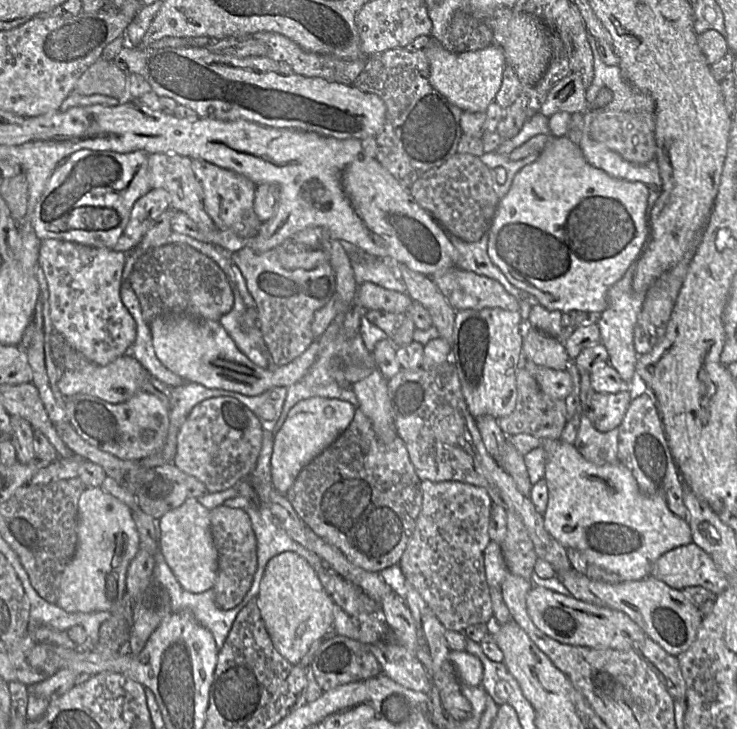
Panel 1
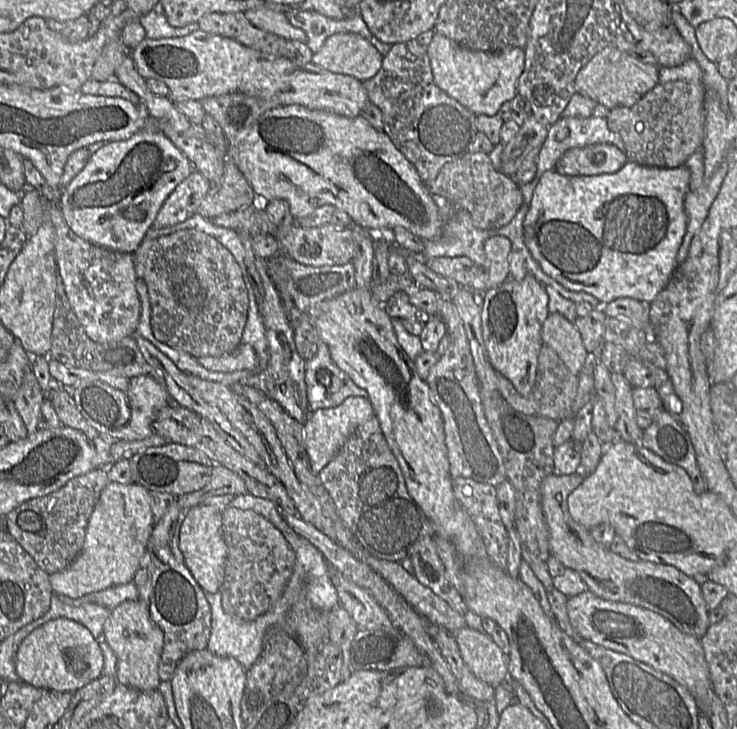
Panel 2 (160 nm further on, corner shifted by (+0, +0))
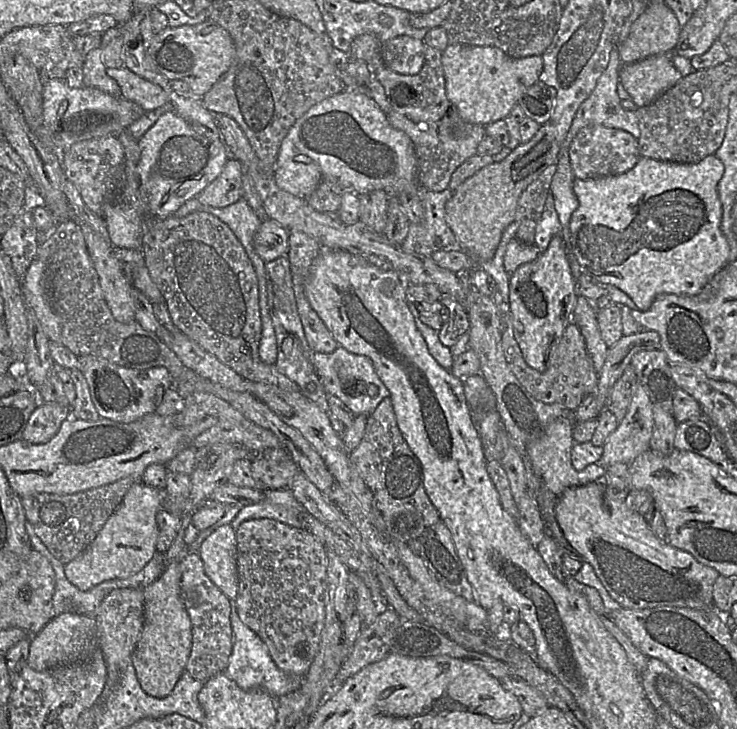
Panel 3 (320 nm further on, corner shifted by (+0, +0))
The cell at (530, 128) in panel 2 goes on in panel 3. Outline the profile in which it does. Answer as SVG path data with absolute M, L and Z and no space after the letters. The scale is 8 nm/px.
M545 123L531 140L518 145L505 159L481 168L453 190L446 204L446 221L475 267L494 257L503 232L514 221L521 193L548 167L556 166L559 148L555 129Z

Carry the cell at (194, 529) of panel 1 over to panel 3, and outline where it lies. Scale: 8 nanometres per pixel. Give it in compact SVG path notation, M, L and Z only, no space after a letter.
M230 524L216 528L202 542L198 555L206 575L230 599L238 594L236 529Z

